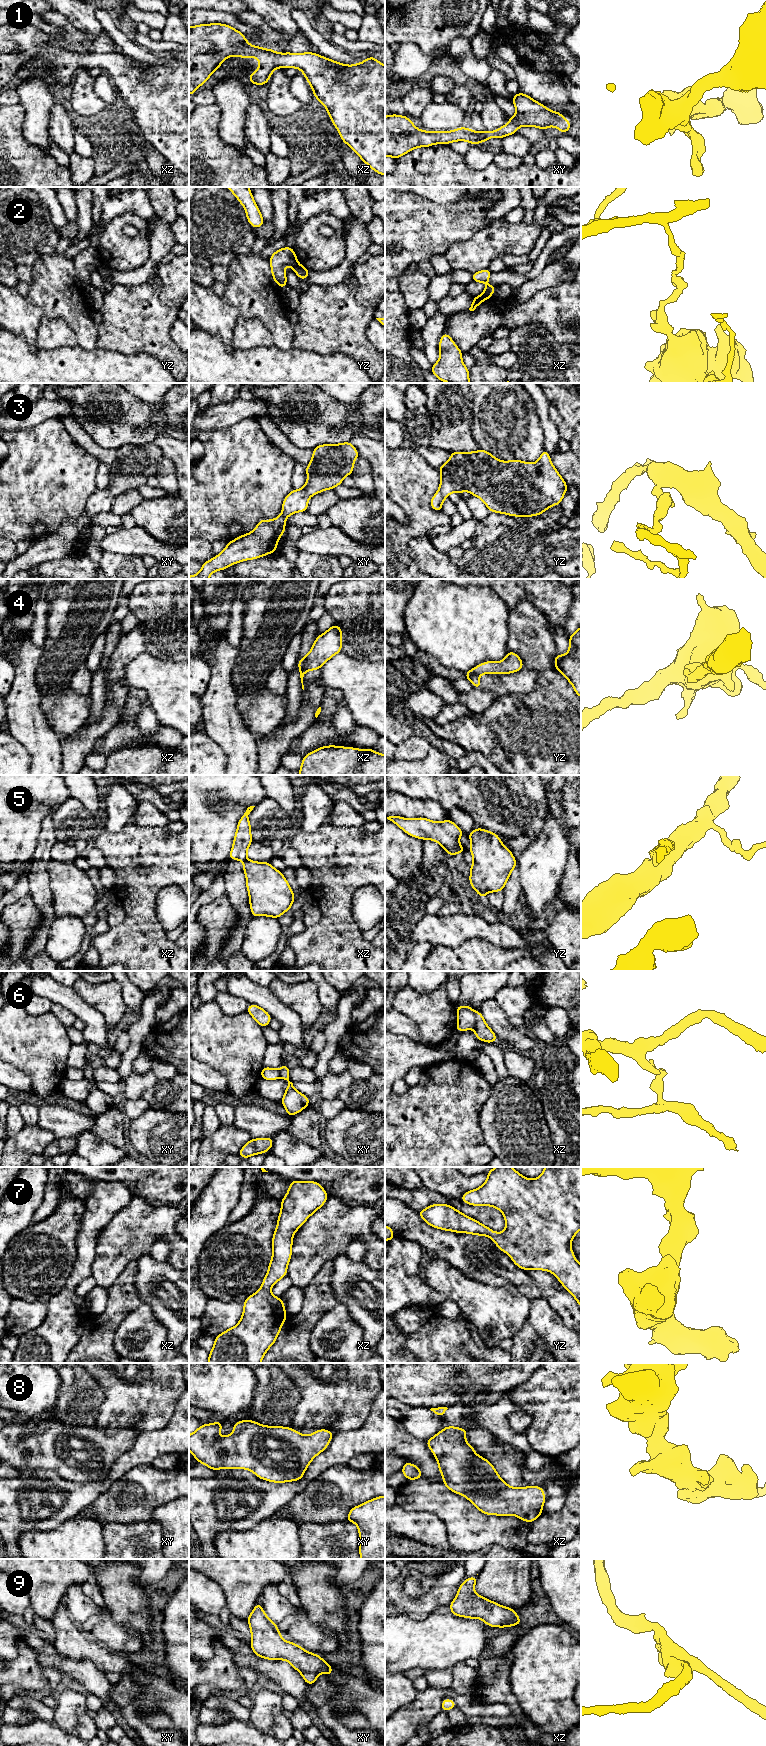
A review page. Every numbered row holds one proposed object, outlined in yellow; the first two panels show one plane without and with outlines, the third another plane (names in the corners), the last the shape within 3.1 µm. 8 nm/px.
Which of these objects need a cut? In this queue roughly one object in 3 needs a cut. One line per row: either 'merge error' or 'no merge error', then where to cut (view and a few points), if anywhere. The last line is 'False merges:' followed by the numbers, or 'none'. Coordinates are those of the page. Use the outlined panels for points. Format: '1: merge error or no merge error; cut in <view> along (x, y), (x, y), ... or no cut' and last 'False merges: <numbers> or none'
1: no merge error; no cut
2: merge error; cut in xz along (483, 292), (490, 296)
3: no merge error; no cut
4: merge error; cut in xz along (303, 659), (303, 667), (306, 670)
5: merge error; cut in xz along (246, 859), (244, 861)
6: merge error; cut in xz along (475, 1012), (475, 1024), (473, 1026)
7: no merge error; no cut
8: no merge error; no cut
9: no merge error; no cut
False merges: 2, 4, 5, 6

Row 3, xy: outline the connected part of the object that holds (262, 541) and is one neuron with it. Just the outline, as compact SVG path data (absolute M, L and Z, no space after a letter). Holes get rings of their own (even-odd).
M351 442L315 447L312 459L305 467L308 475L305 485L302 489L293 489L285 497L281 515L273 520L259 520L253 531L228 542L220 554L204 562L201 570L189 579L209 579L217 570L225 571L233 564L277 551L277 542L285 531L287 517L296 512L307 512L311 496L342 484L347 475L352 475L354 461L358 457L359 453Z

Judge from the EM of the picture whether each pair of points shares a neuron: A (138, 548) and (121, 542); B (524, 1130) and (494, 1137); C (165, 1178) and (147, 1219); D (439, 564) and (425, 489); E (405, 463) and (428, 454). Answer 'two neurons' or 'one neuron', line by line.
A: one neuron
B: one neuron
C: two neurons
D: two neurons
E: two neurons

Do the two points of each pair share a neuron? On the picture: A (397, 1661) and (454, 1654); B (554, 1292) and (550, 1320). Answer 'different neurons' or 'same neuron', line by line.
A: same neuron
B: different neurons

